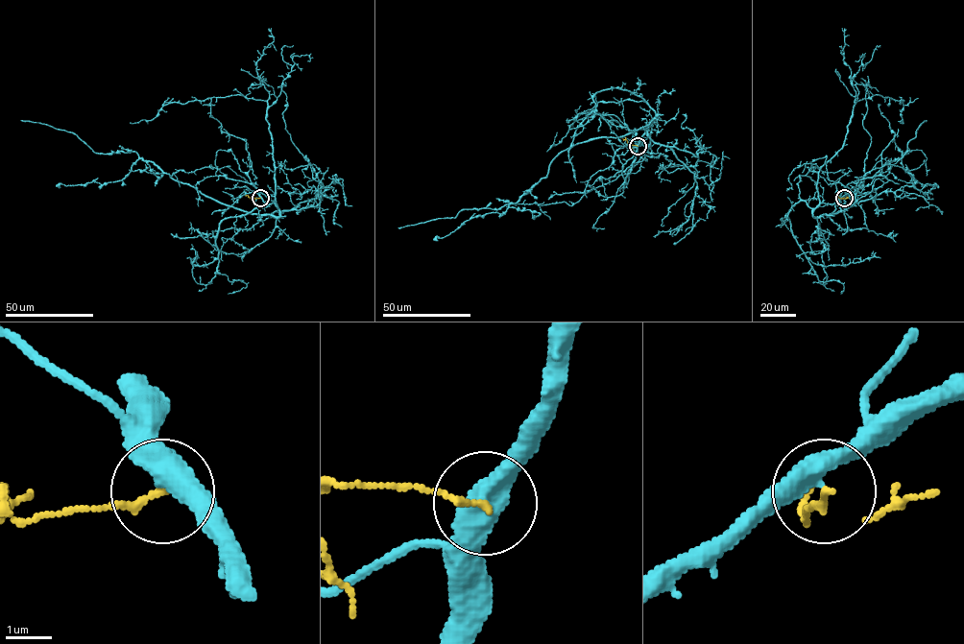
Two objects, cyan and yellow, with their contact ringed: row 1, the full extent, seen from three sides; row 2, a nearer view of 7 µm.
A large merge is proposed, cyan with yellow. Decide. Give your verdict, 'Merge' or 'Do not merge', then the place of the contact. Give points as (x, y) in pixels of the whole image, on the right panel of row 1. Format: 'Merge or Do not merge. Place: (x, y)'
Merge. Place: (844, 198)

